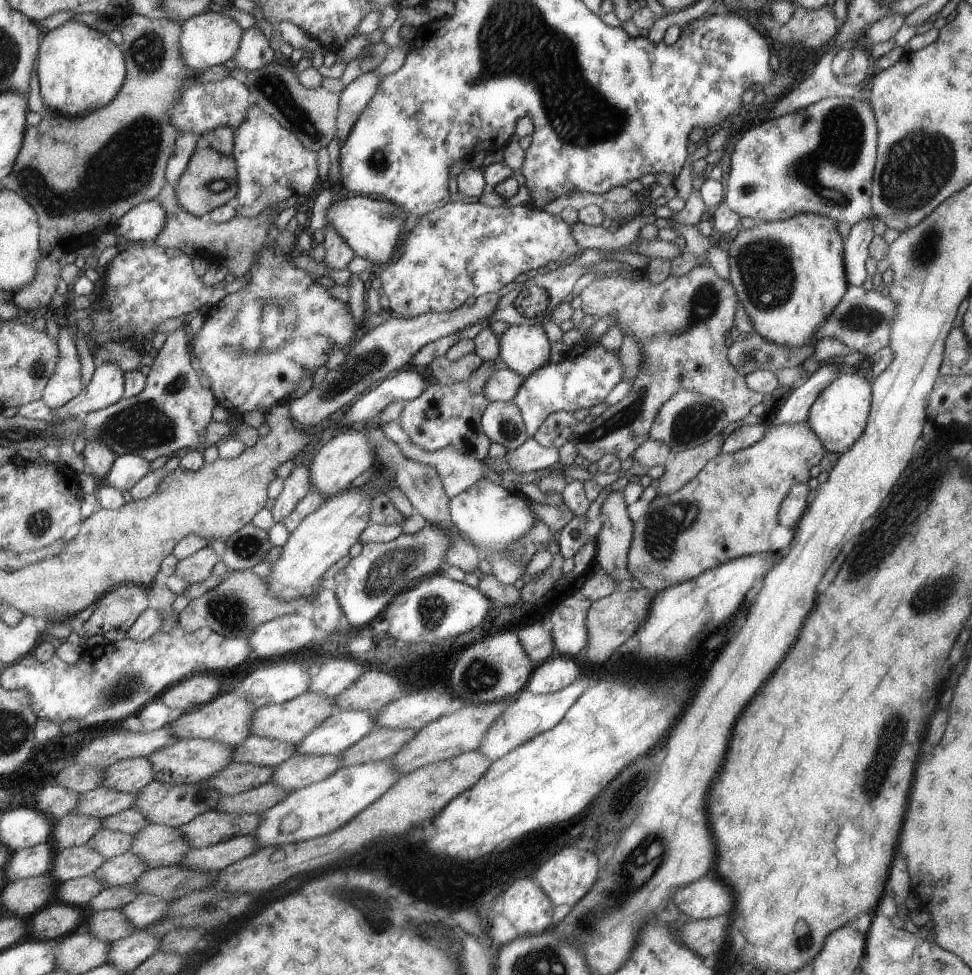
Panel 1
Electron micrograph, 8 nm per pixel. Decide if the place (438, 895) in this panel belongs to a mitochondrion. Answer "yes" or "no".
no

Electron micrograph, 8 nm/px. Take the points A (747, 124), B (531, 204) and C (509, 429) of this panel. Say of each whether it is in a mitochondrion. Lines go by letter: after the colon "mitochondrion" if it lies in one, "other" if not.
A: other
B: other
C: mitochondrion

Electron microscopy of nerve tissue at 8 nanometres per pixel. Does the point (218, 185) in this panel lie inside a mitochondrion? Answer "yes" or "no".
yes

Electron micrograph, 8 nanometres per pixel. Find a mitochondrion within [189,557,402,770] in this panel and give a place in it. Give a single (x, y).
(233, 614)

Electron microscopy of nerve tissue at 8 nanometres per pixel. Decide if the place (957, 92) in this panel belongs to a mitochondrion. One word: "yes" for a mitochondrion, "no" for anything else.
no

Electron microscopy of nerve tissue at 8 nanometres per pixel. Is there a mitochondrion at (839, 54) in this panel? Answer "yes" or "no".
no

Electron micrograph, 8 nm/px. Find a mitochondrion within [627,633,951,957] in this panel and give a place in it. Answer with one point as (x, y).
(892, 736)

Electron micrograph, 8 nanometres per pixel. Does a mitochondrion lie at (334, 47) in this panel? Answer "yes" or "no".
no

